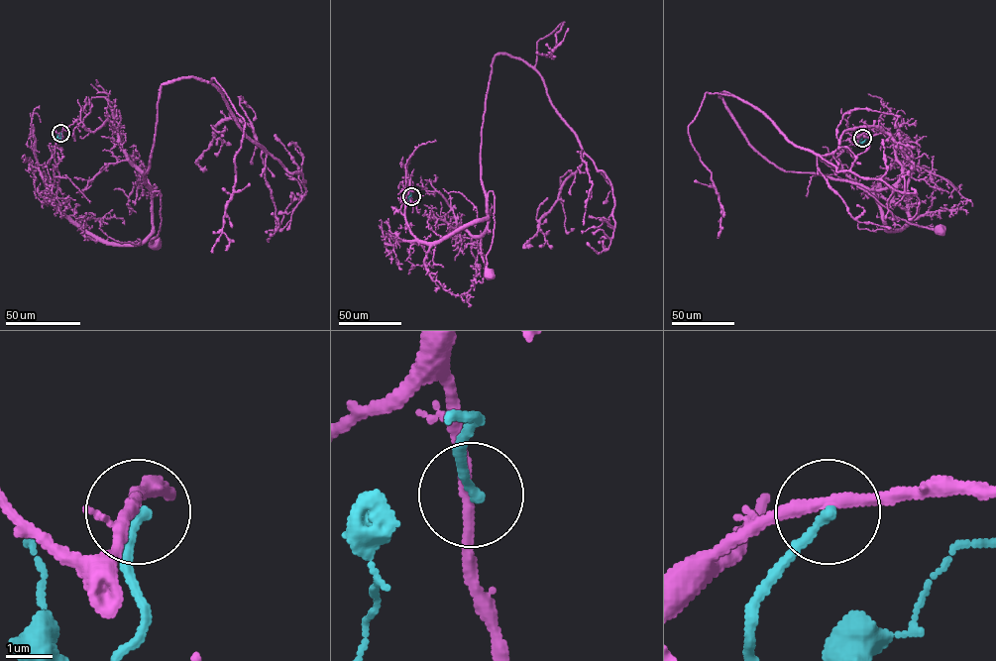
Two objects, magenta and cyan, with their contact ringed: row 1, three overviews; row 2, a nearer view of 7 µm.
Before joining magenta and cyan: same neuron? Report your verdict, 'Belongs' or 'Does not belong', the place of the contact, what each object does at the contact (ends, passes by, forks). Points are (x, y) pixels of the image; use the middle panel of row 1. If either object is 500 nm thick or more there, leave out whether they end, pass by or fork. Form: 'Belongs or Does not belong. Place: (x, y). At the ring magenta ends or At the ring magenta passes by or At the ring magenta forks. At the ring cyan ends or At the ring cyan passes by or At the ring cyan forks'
Does not belong. Place: (411, 196). At the ring magenta passes by. At the ring cyan ends

